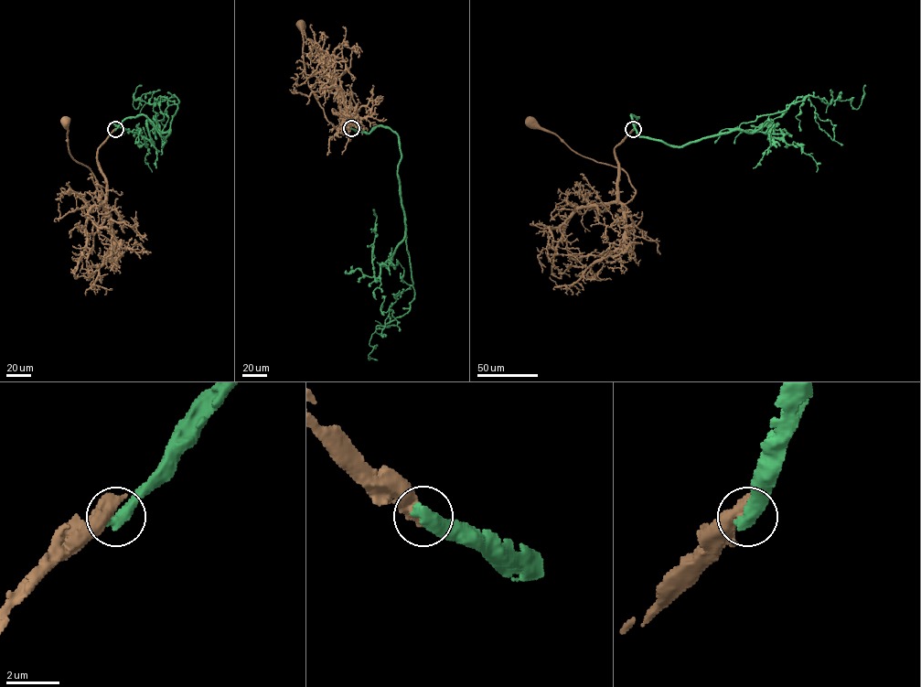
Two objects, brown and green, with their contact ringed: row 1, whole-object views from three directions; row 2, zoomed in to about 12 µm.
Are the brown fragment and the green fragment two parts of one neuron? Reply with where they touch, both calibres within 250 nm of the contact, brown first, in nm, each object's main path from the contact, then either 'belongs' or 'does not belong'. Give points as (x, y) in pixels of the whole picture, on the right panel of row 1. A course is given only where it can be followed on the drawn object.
at (633, 129); 600 nm thick on the brown side, 550 nm on the other; brown runs (633, 129), (615, 148), (617, 198), (624, 203), (635, 190), (623, 170), (579, 155), (530, 121); green runs (633, 129), (631, 114), (639, 136), (683, 146), (808, 95), (857, 109), (865, 85); does not belong

